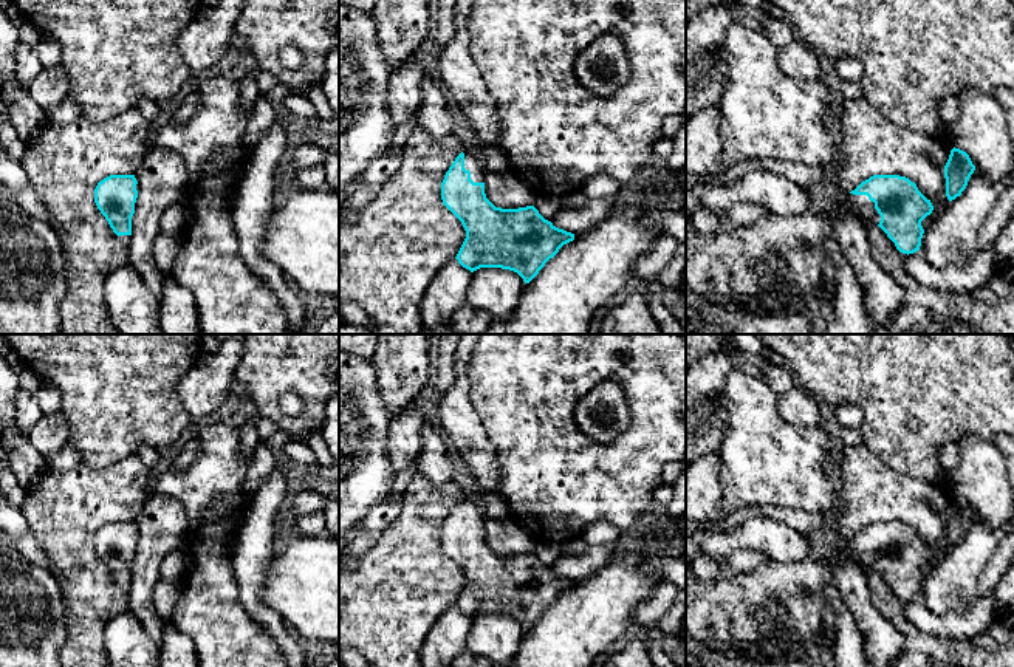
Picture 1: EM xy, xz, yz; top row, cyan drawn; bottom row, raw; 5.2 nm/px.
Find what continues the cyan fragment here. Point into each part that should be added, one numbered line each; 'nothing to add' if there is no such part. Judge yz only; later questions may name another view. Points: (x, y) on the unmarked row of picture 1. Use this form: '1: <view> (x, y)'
1: yz (776, 610)

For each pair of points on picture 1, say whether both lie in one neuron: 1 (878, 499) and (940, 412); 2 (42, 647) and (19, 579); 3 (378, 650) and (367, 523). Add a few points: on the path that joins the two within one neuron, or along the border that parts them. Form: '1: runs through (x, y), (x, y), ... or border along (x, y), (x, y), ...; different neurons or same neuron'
1: border along (869, 449), (889, 466), (914, 477), (934, 480); different neurons
2: runs through (25, 630), (23, 619), (19, 615), (19, 596); same neuron
3: border along (401, 500), (401, 511), (381, 531); different neurons

